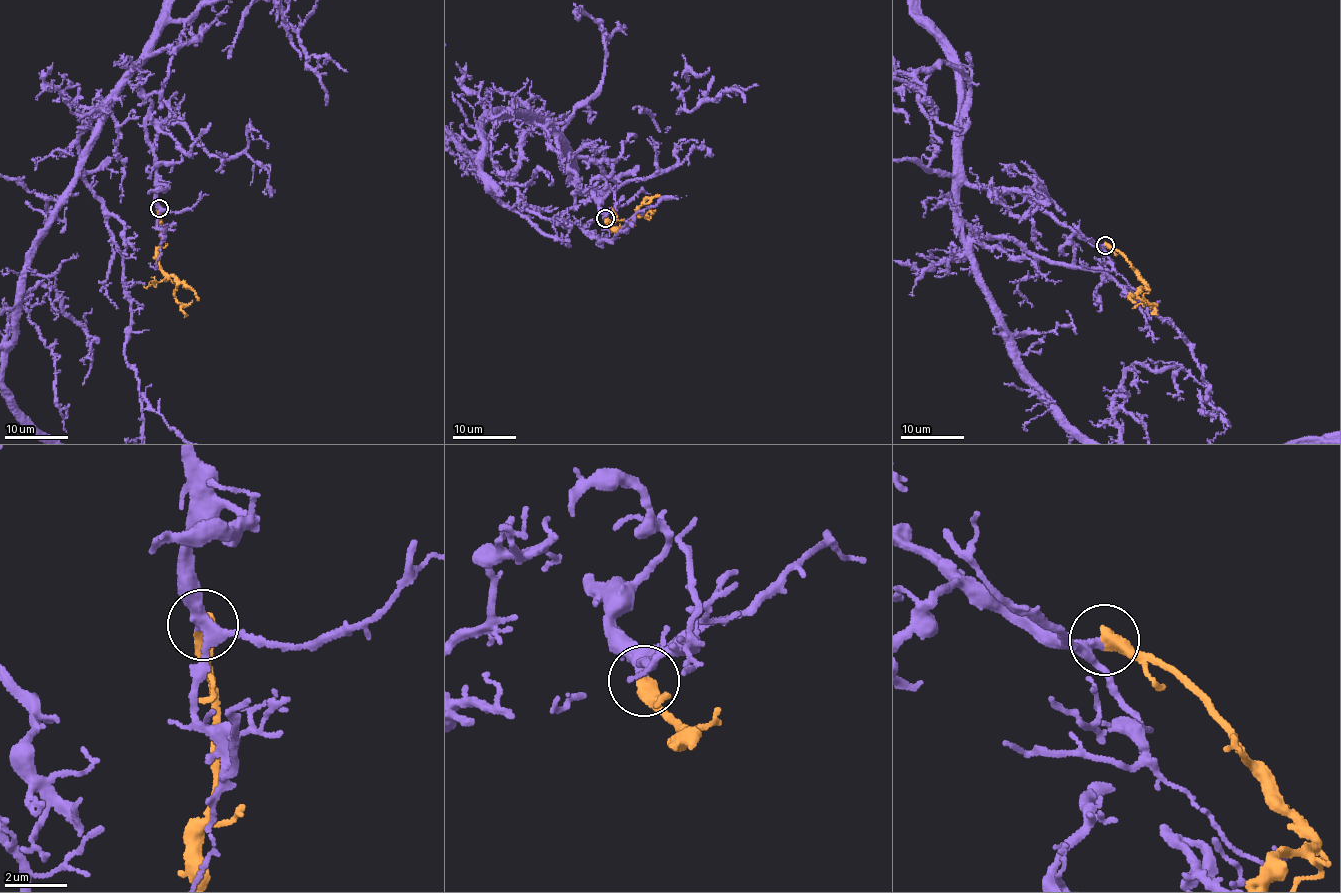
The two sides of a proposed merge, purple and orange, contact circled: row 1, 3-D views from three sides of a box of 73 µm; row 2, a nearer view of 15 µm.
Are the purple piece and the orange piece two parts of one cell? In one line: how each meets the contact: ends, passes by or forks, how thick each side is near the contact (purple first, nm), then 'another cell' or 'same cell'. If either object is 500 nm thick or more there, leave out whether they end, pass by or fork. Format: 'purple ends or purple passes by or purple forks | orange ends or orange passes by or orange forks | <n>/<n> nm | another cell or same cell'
300/500 nm | same cell

